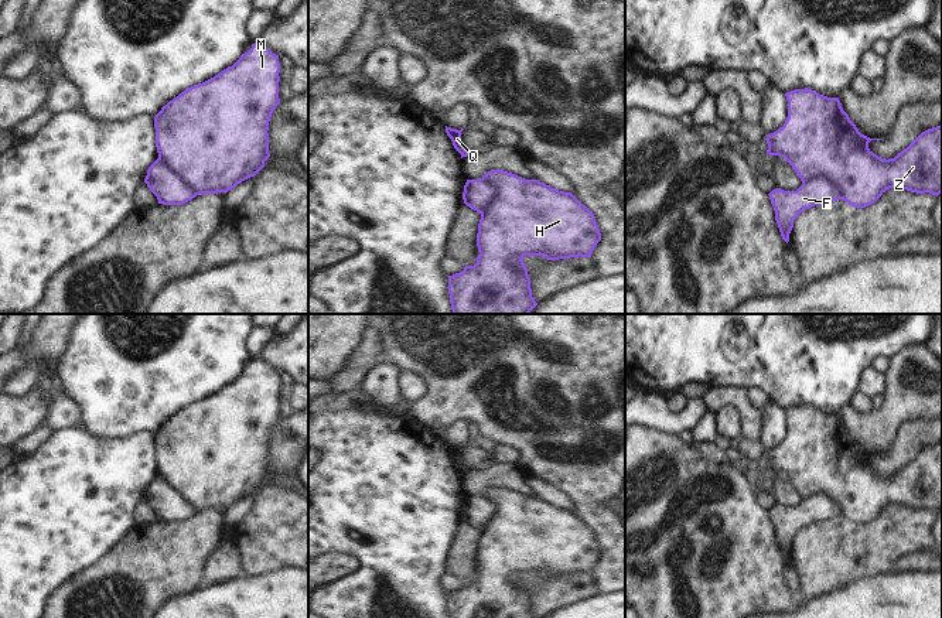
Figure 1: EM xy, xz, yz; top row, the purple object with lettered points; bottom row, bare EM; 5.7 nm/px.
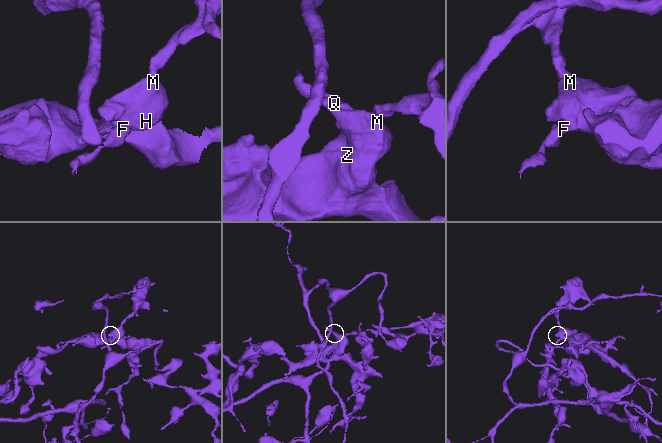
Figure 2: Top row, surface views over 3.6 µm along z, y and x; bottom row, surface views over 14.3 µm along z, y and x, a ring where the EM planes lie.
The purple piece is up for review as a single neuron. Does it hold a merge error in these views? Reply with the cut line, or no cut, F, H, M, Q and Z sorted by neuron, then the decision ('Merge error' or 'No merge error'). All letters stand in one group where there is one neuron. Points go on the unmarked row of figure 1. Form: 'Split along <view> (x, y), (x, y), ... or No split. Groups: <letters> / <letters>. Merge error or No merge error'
Split along yz (802, 498), (826, 494), (839, 506), (842, 515). Groups: F / H M Q Z. Merge error.

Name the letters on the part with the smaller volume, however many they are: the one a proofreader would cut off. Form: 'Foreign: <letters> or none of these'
Foreign: F

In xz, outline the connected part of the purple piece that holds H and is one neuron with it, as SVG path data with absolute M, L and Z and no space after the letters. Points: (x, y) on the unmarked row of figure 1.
M491 486L479 496L494 503L495 513L478 540L477 563L479 571L477 580L448 593L450 618L535 618L530 594L522 577L525 573L543 573L547 577L590 574L601 557L594 530L571 509L559 508L539 496L525 496L504 486Z

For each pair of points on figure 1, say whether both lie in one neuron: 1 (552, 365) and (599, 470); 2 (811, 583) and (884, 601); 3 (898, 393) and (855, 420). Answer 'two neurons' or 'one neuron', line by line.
1: one neuron
2: two neurons
3: one neuron

